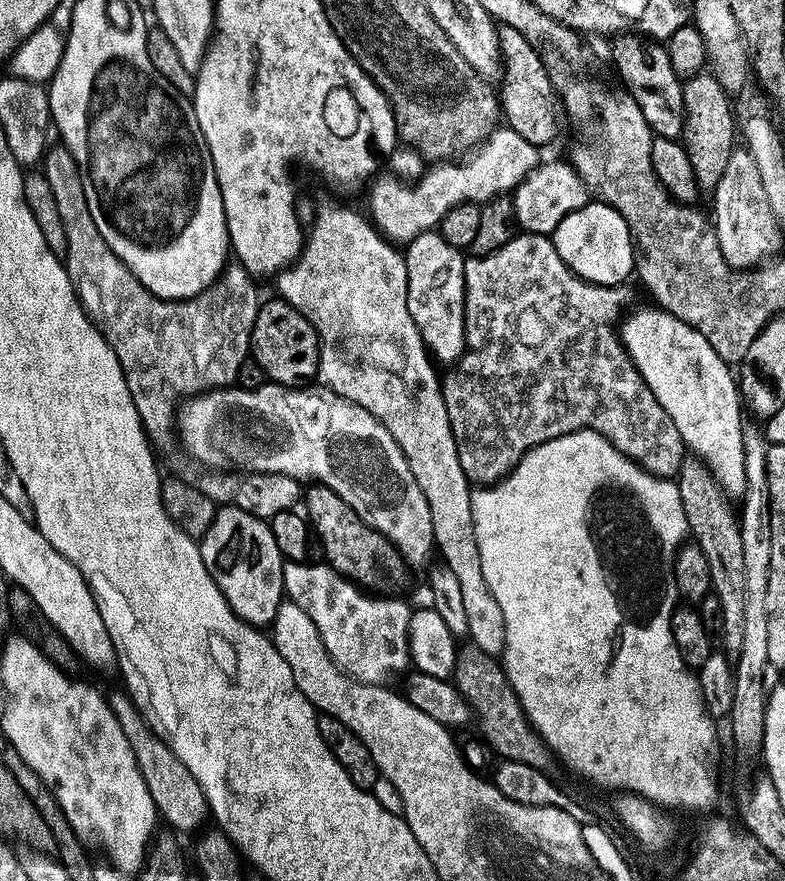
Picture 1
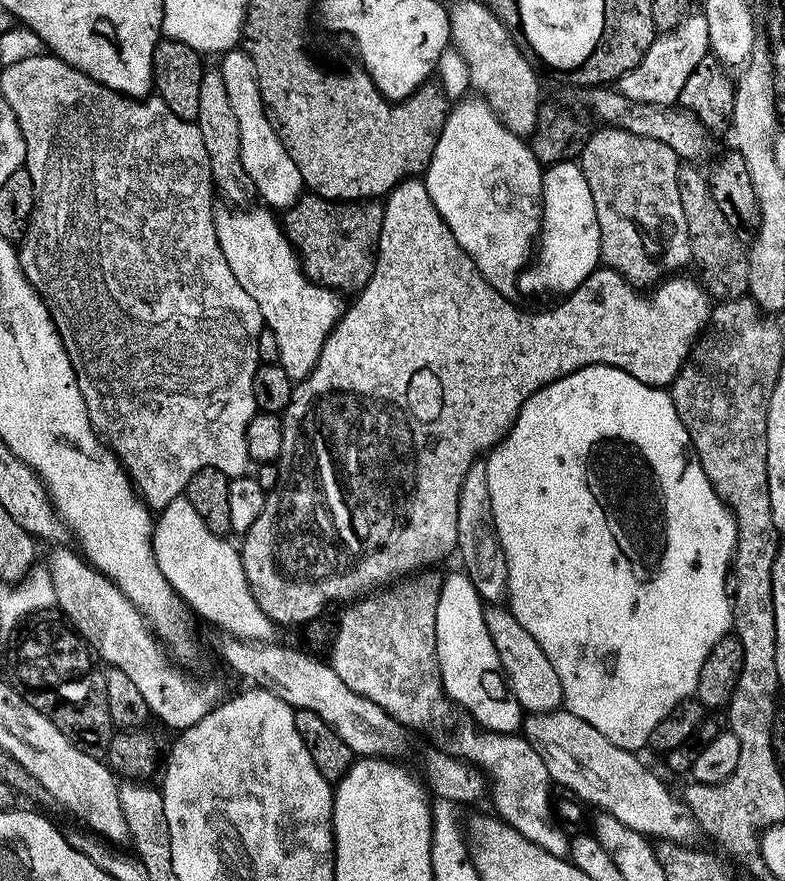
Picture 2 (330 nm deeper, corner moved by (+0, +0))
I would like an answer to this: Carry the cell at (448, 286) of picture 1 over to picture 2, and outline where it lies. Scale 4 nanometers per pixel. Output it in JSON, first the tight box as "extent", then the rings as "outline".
{"extent":[457,462,509,606],"outline":[[[477,462],[470,466],[458,496],[458,542],[457,555],[462,560],[461,567],[474,583],[474,588],[485,603],[496,606],[507,599],[509,564],[502,550],[497,528],[494,526],[493,503],[490,502],[487,463]]]}

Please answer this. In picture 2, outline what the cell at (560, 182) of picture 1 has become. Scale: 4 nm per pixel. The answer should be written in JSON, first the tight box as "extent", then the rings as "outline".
{"extent":[618,14,709,108],"outline":[[[689,14],[672,32],[657,35],[642,62],[618,82],[618,90],[639,104],[653,104],[659,108],[675,105],[682,94],[682,86],[686,86],[686,78],[694,74],[698,62],[702,62],[709,52],[706,18],[703,14]]]}

